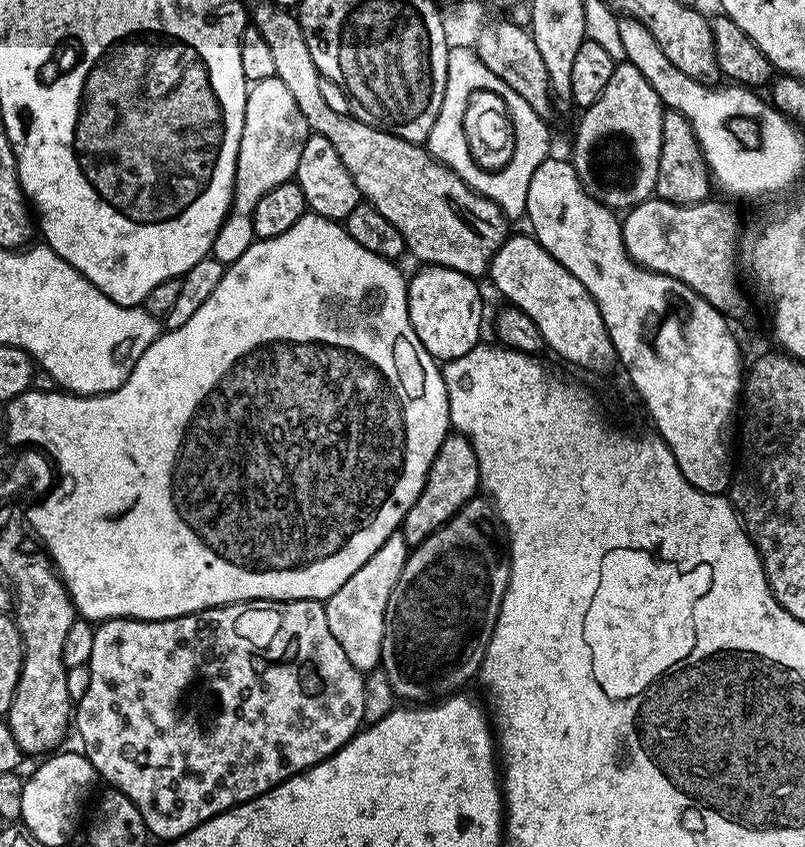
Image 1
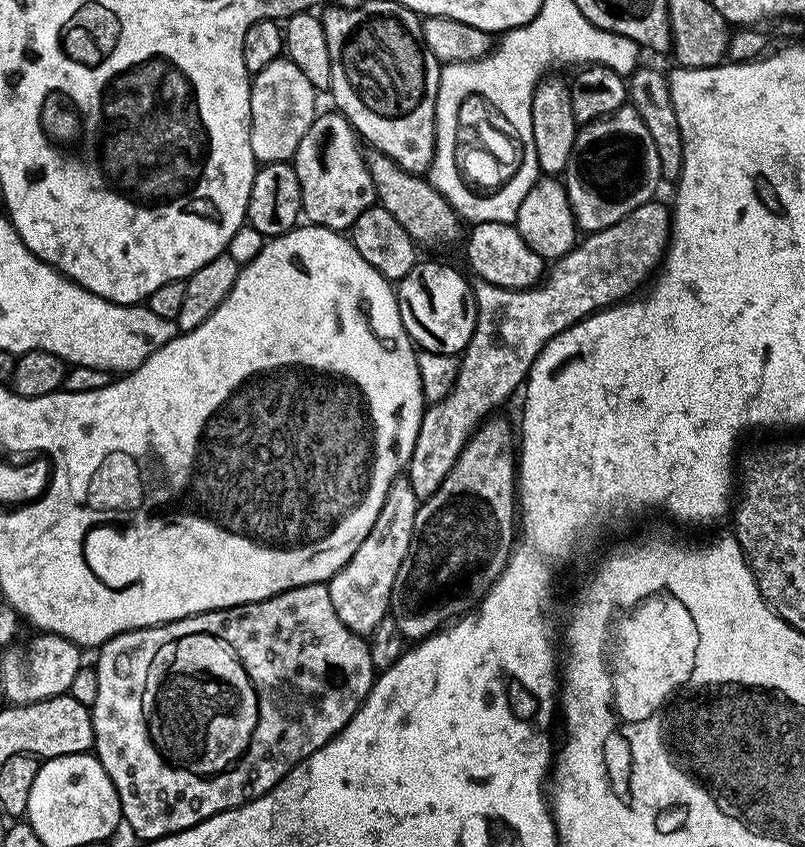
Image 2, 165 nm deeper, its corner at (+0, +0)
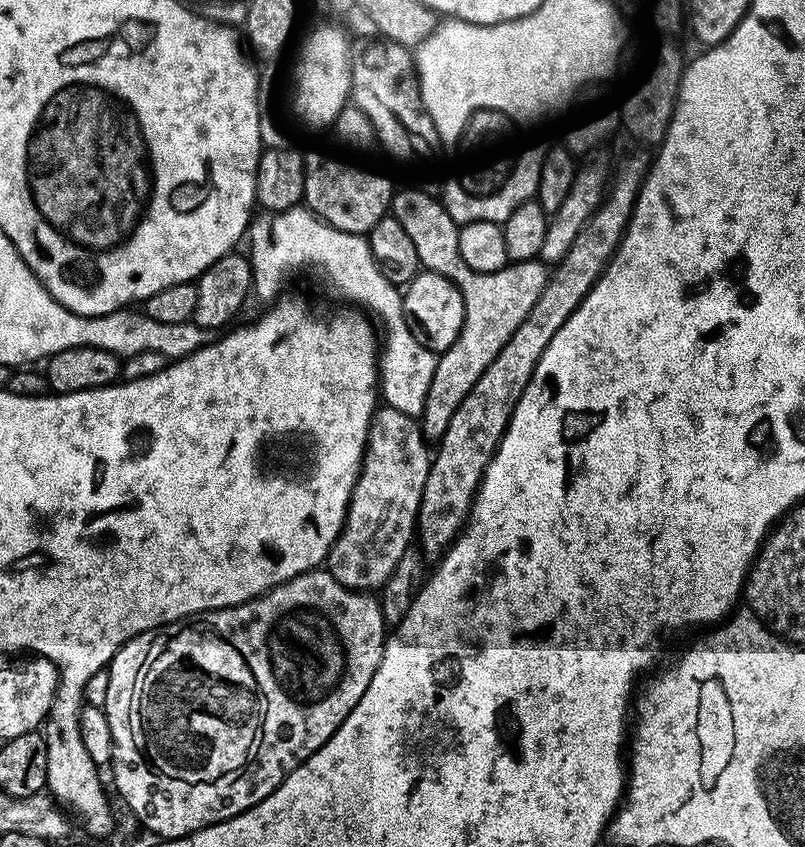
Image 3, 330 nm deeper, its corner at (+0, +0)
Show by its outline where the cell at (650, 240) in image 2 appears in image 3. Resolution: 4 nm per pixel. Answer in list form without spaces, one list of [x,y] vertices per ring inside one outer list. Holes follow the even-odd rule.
[[[412,188],[393,195],[391,215],[402,222],[406,235],[413,240],[421,269],[445,276],[460,291],[464,303],[464,325],[456,341],[446,351],[439,353],[434,378],[426,394],[424,414],[418,420],[425,440],[436,442],[444,435],[446,426],[450,426],[454,410],[458,410],[458,406],[470,394],[474,382],[482,378],[494,358],[498,358],[502,346],[510,342],[518,326],[522,326],[526,314],[530,314],[538,298],[542,298],[544,287],[550,279],[550,268],[535,259],[512,262],[496,272],[470,270],[470,266],[462,262],[462,250],[458,250],[461,225],[456,224],[455,218],[432,197],[435,195]]]

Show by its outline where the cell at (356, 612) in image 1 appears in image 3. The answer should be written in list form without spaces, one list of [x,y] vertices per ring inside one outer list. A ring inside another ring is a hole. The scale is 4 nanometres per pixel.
[[[387,406],[377,407],[370,429],[368,446],[364,462],[360,466],[360,477],[356,479],[356,490],[348,503],[348,513],[344,519],[344,528],[332,544],[326,561],[327,571],[331,572],[342,586],[353,590],[380,590],[394,574],[398,562],[409,551],[414,533],[418,528],[420,503],[428,477],[430,463],[430,444],[413,417],[402,414],[402,410]]]

